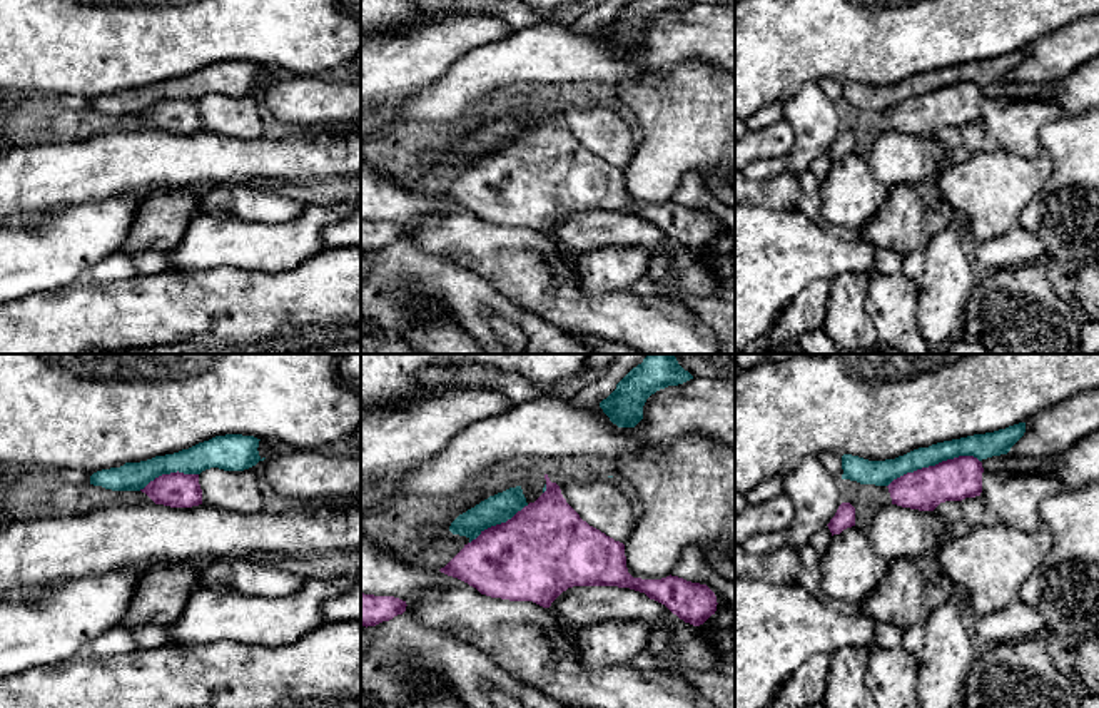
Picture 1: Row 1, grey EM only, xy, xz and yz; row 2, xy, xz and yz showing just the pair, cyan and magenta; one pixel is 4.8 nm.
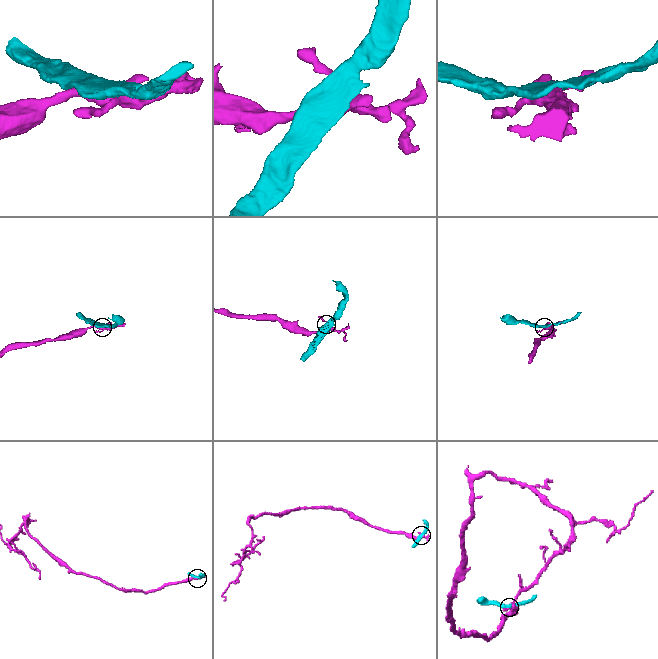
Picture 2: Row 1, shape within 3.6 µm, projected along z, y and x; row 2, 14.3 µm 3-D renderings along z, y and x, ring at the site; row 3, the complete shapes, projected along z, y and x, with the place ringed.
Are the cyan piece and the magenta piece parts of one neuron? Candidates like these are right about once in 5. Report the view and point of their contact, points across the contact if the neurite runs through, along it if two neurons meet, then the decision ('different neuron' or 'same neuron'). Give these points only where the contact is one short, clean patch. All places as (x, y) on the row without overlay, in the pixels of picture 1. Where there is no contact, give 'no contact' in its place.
contact yz (932, 91); different neuron

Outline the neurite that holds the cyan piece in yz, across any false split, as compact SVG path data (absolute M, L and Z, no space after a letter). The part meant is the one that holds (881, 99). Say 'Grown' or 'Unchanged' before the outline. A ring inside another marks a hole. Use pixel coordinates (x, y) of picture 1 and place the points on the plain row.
Unchanged. M1026 48L1009 52L985 60L974 60L960 65L944 67L929 73L914 75L904 82L885 87L869 87L858 82L842 82L842 105L860 110L889 112L894 105L922 94L935 92L959 82L974 82L979 87L1007 80L1024 62Z

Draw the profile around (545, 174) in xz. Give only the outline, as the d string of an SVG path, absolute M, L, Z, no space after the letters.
M548 100L546 117L506 149L491 152L464 170L439 197L476 214L481 220L509 227L533 227L543 234L573 212L618 212L645 219L693 252L703 250L717 237L717 222L706 212L678 202L661 205L633 204L626 194L625 170L590 152L566 129Z

